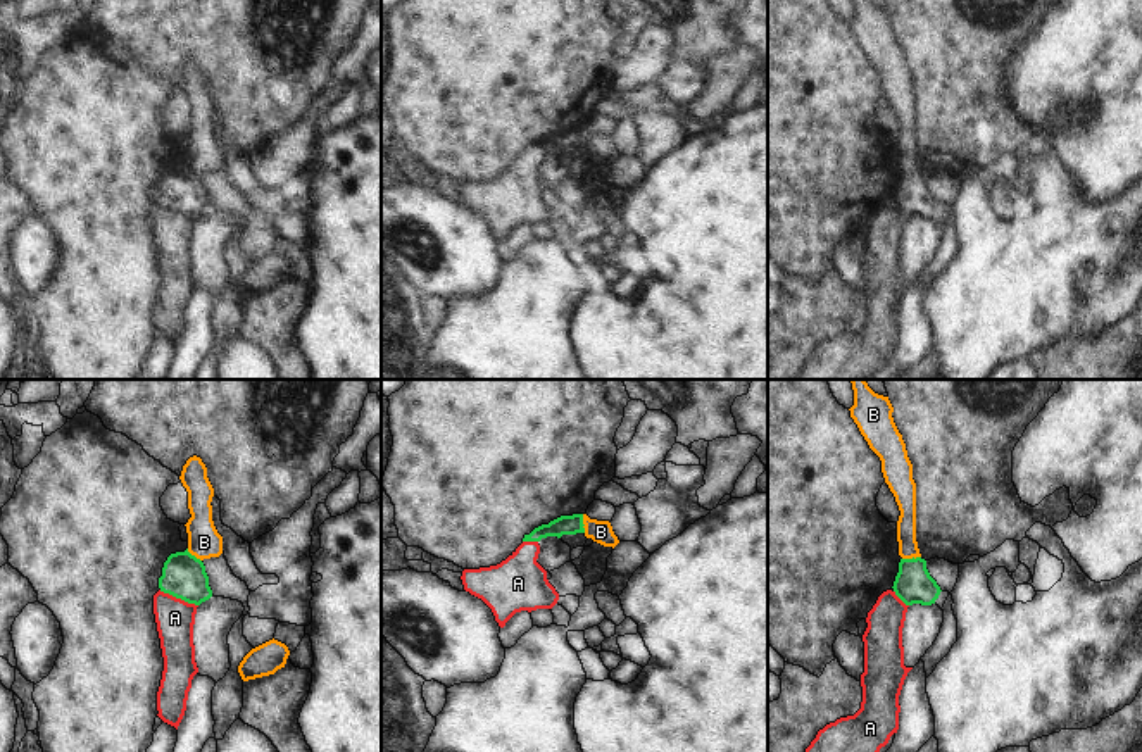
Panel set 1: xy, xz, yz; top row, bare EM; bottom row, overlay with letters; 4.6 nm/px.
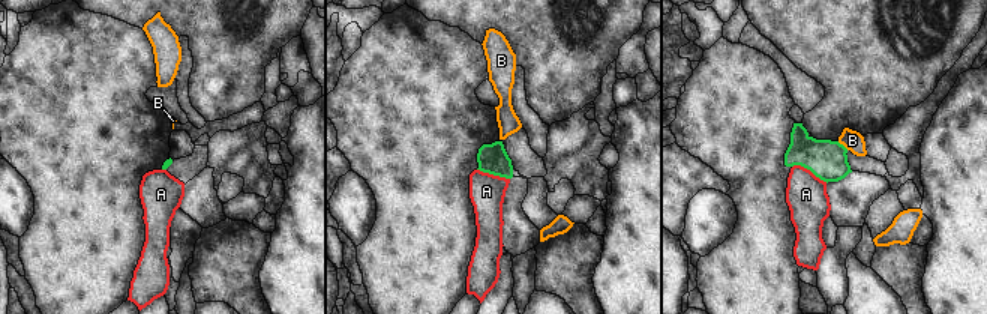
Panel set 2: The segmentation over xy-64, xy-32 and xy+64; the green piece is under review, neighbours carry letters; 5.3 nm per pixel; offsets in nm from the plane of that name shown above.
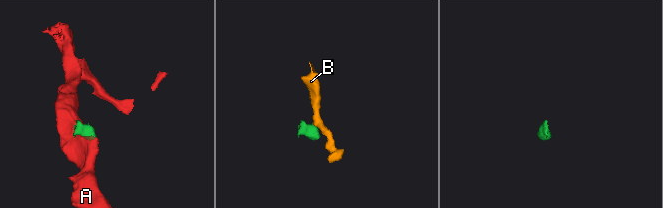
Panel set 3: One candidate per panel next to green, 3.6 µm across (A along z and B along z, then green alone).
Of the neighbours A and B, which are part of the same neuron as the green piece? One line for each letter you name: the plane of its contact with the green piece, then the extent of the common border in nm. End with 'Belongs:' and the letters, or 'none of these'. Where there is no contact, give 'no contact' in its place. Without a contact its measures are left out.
Belongs: none of these

